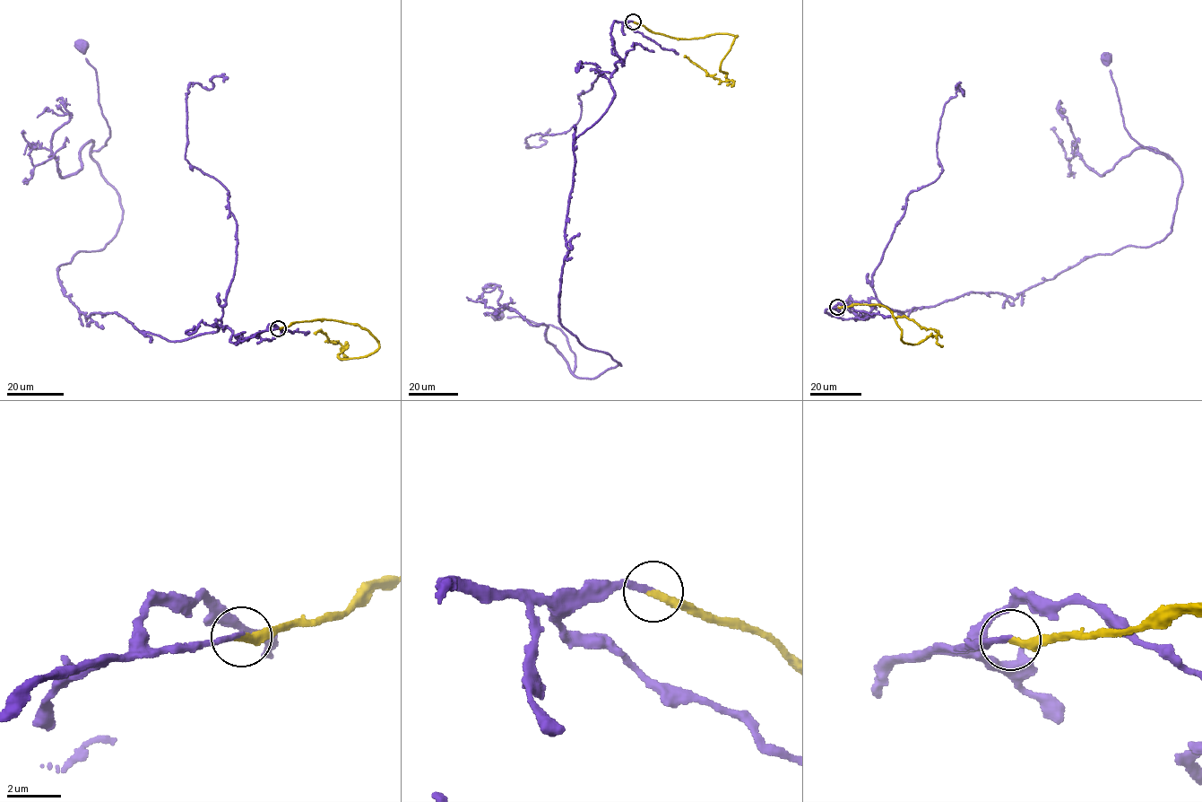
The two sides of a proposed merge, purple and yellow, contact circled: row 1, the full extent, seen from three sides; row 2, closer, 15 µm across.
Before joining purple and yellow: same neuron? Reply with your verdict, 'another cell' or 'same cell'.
same cell

